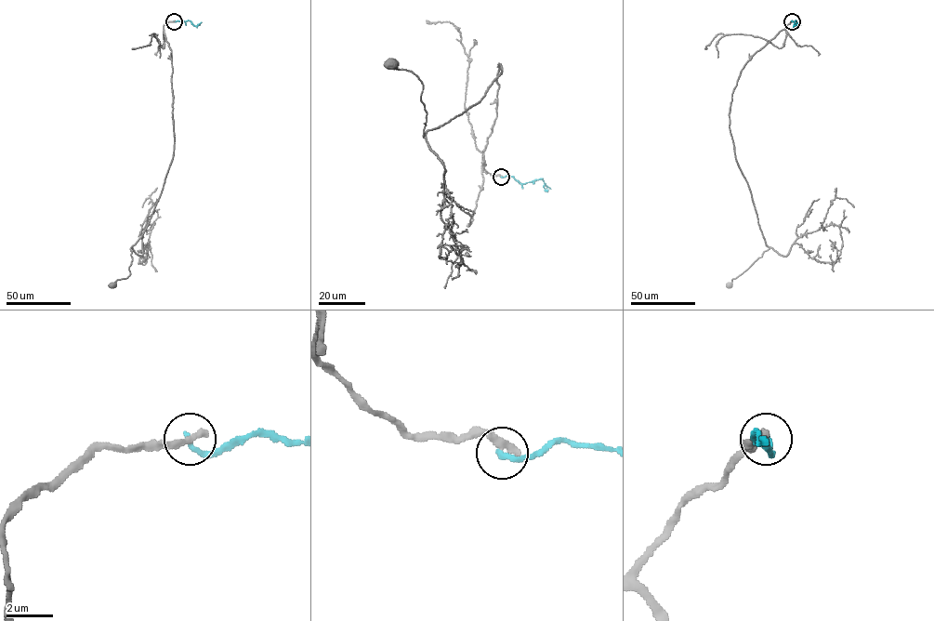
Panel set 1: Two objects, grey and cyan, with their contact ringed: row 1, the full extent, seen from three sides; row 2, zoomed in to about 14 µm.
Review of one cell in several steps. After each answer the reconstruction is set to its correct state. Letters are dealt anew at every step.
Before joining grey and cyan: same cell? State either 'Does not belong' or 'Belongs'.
Does not belong

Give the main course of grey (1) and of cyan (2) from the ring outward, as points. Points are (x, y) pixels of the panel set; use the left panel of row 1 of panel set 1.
1: (174, 20), (163, 26), (171, 50), (173, 159), (149, 224), (130, 247), (130, 274), (117, 280), (112, 285)
2: (174, 20), (189, 20), (196, 26), (200, 24)

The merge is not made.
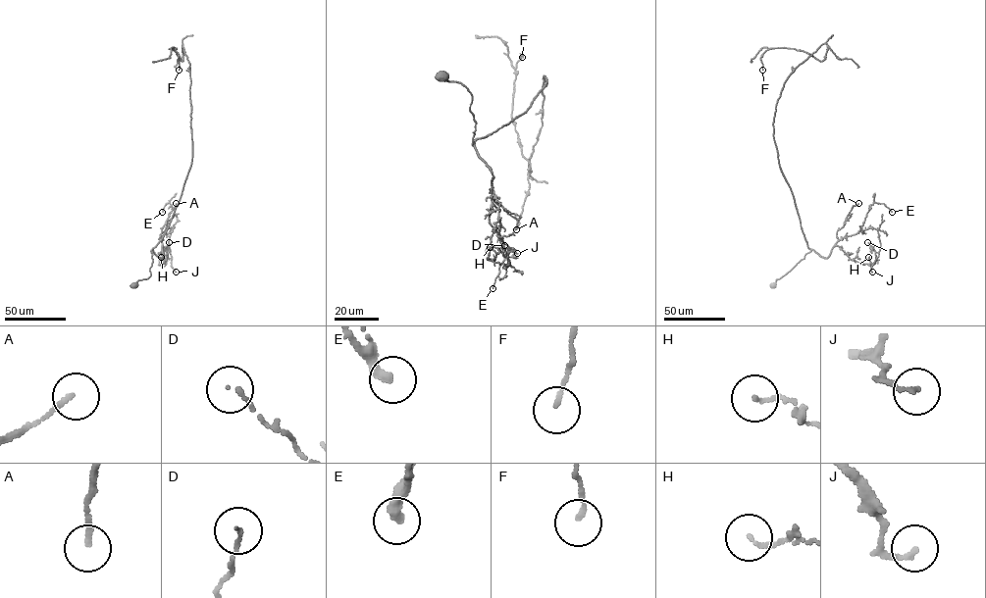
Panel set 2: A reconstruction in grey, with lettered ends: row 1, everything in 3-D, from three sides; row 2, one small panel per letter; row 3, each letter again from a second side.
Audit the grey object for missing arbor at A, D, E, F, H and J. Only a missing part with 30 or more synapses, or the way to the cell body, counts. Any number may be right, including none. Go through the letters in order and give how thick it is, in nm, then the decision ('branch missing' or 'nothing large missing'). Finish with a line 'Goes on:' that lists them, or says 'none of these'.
A: 140 nm | nothing large missing
D: 100 nm | nothing large missing
E: 340 nm | nothing large missing
F: 120 nm | nothing large missing
H: 110 nm | nothing large missing
J: 130 nm | nothing large missing
Goes on: none of these

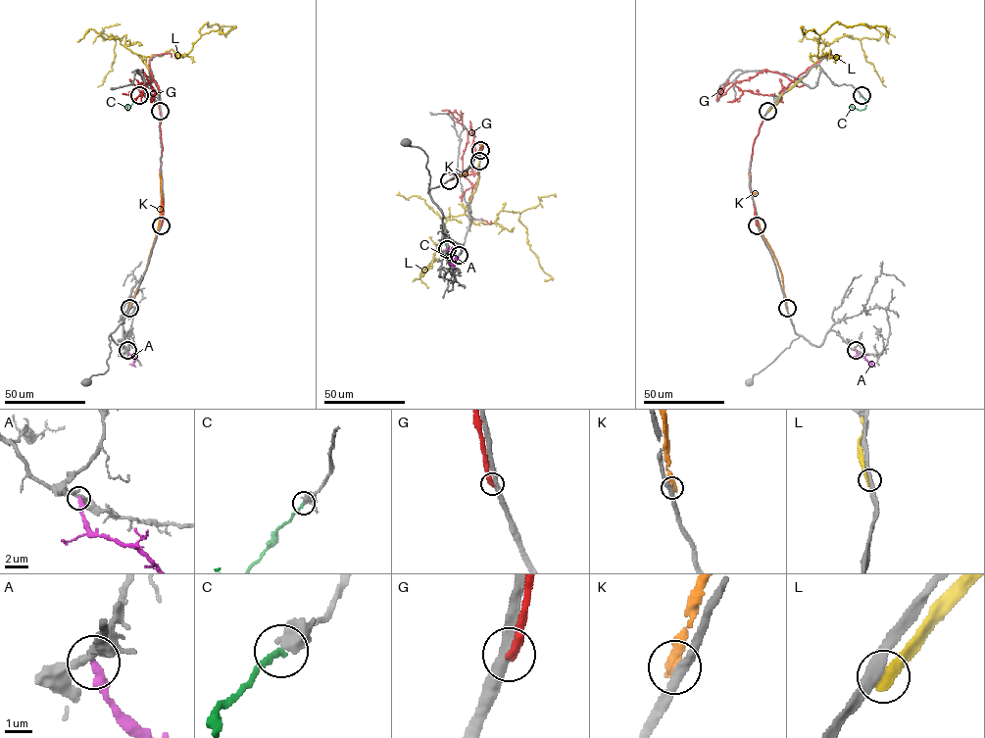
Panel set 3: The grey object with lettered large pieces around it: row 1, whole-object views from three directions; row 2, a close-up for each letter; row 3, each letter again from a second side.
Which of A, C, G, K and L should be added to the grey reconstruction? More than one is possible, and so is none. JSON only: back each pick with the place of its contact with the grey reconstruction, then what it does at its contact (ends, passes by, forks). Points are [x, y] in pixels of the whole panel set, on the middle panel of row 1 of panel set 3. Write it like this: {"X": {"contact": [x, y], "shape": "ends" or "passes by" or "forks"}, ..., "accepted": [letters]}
{"C": {"contact": [459, 255], "shape": "ends"}, "accepted": ["C"]}

